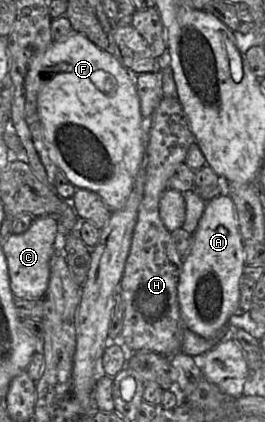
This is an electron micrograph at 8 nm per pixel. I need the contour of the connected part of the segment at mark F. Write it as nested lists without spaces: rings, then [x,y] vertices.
[[[72,32],[66,38],[52,41],[42,59],[42,85],[37,96],[37,110],[43,129],[44,140],[49,154],[59,170],[77,189],[86,189],[97,193],[112,211],[122,209],[132,192],[135,179],[140,167],[145,167],[146,144],[148,137],[148,121],[144,119],[140,110],[140,100],[135,85],[135,76],[109,52],[99,48],[85,35]]]

